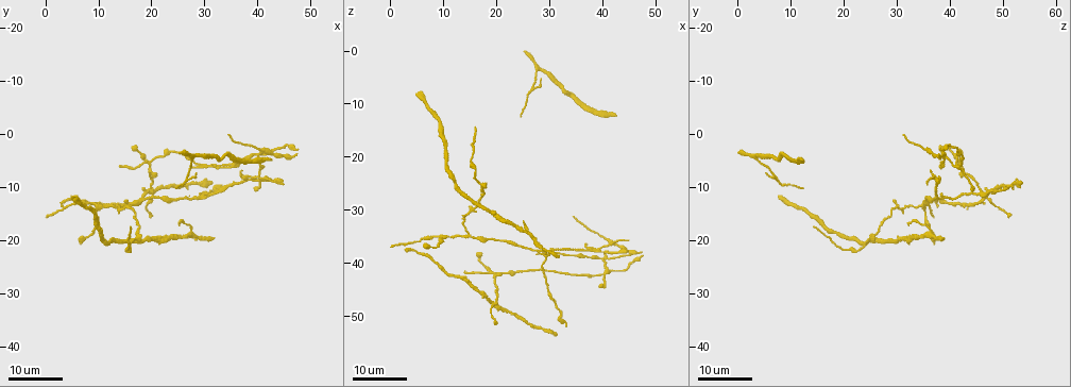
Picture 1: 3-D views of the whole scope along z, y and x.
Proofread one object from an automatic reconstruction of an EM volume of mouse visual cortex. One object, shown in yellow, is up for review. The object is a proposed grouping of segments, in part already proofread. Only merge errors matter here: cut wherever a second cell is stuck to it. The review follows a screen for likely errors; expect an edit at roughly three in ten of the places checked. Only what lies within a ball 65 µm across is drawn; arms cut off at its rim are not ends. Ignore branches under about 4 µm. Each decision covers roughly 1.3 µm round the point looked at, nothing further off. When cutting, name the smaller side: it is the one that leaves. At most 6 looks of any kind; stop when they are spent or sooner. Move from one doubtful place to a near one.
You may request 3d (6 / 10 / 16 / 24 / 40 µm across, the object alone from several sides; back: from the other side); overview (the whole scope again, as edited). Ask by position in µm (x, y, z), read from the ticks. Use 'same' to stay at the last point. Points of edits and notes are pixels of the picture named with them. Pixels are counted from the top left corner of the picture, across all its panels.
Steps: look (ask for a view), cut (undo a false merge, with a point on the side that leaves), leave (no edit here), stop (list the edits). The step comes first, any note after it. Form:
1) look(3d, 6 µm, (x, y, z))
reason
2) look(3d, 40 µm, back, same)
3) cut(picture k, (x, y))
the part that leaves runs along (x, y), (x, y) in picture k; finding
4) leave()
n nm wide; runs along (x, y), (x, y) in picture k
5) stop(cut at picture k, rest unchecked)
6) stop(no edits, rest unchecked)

look(3d, 16 µm, (14.5, 13.0, 34.5))
three-way junction

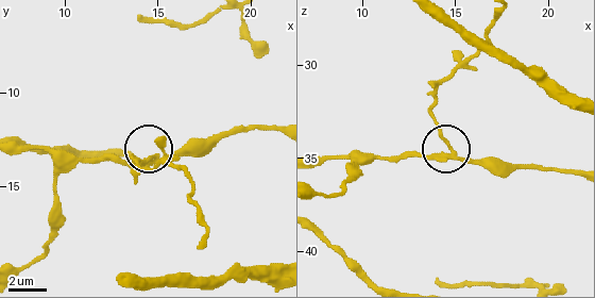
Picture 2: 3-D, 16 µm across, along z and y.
look(3d, 6 µm, (14.7, 13.5, 34.3))

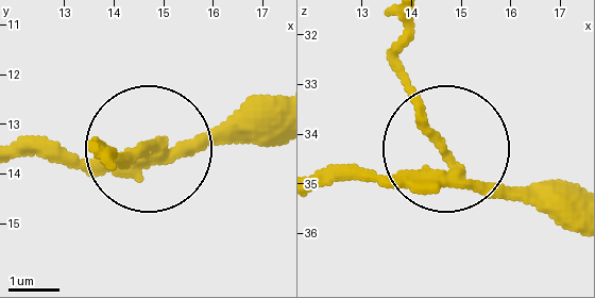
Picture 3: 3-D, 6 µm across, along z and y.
cut(picture 3, (121, 162))
180 nm wide; the part that leaves runs along (155, 152), (105, 152) in picture 3; a second cell is stuck on

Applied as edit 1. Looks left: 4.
look(3d, 16 µm, (24.5, 12.5, 36.5))
thick turns thin

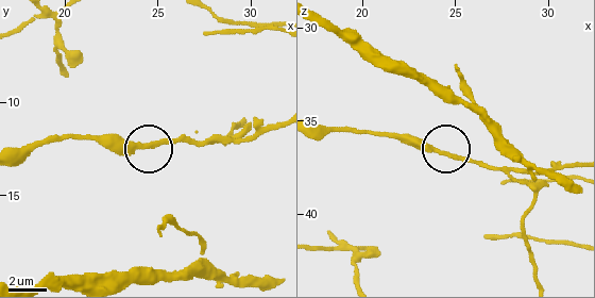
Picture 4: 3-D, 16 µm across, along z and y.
look(3d, 6 µm, (24.5, 12.2, 36.8))

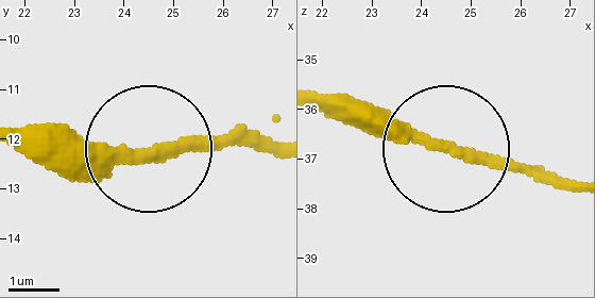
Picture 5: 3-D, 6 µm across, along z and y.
leave()
one cell here

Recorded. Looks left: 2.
look(3d, 16 µm, (19.5, 5.5, 42.0))
four-way junction

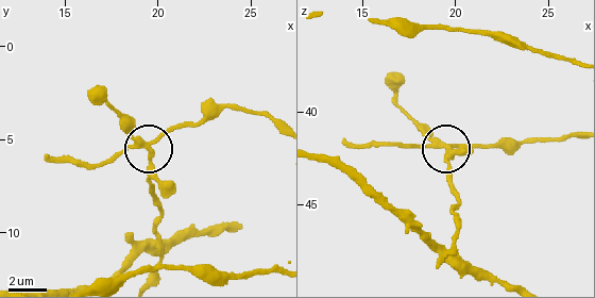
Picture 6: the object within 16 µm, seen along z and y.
look(3d, 10 µm, same)
zoom in

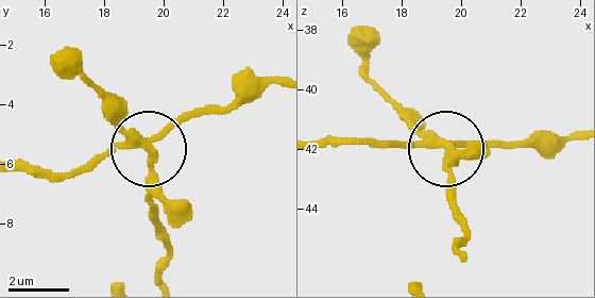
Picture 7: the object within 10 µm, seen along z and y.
cut(picture 7, (145, 181))
side arm 6 µm; the part that leaves runs along (439, 143), (444, 186), (462, 232), (460, 252) in picture 7; two cells meet here

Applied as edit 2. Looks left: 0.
stop(cut at picture 3, cut at picture 7, rest unchecked)

